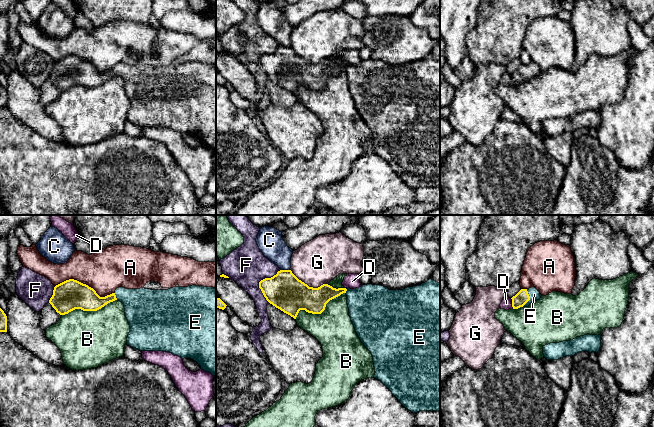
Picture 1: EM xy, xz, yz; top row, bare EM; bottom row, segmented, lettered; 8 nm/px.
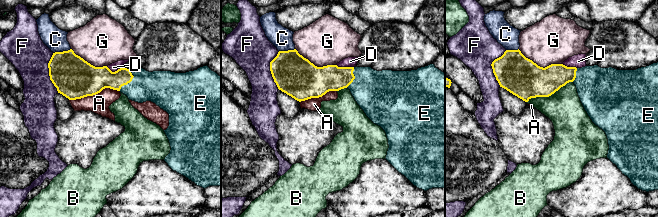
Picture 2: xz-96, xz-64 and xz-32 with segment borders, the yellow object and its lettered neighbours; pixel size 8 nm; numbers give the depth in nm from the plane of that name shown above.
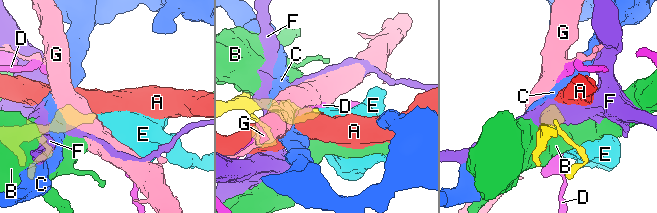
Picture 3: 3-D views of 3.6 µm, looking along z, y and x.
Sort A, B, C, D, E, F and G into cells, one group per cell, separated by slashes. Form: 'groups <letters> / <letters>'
groups A / B / C / D / E / F / G

